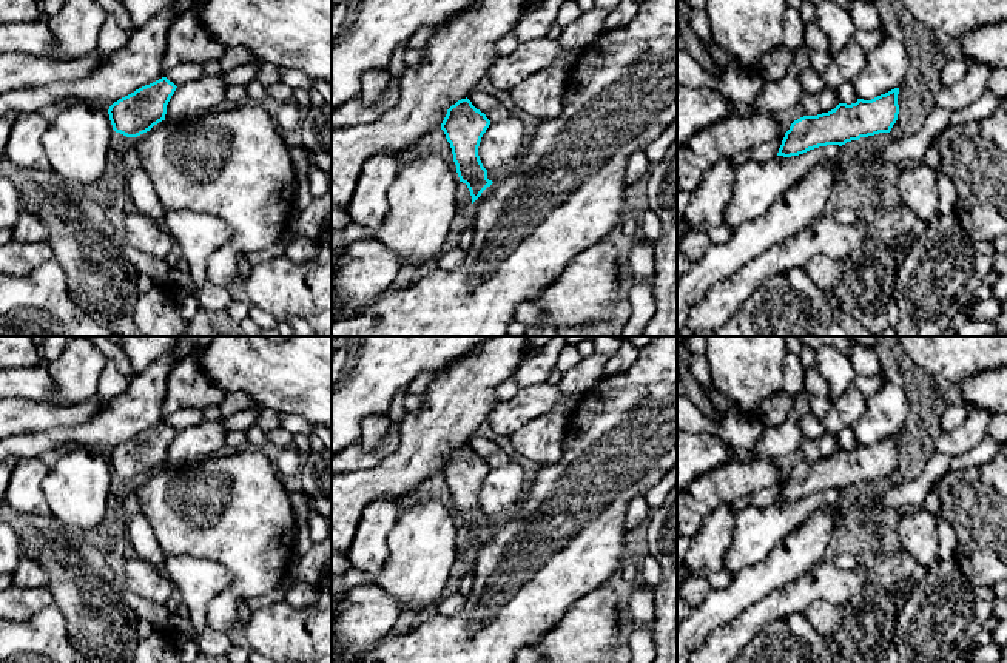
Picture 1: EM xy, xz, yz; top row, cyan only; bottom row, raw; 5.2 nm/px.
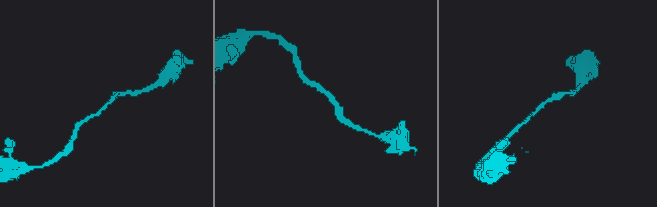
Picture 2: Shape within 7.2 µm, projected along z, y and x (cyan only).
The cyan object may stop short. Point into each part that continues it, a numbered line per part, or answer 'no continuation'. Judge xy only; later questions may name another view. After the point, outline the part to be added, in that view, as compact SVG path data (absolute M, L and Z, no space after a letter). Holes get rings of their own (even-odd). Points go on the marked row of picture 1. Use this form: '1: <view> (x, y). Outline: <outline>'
no continuation

